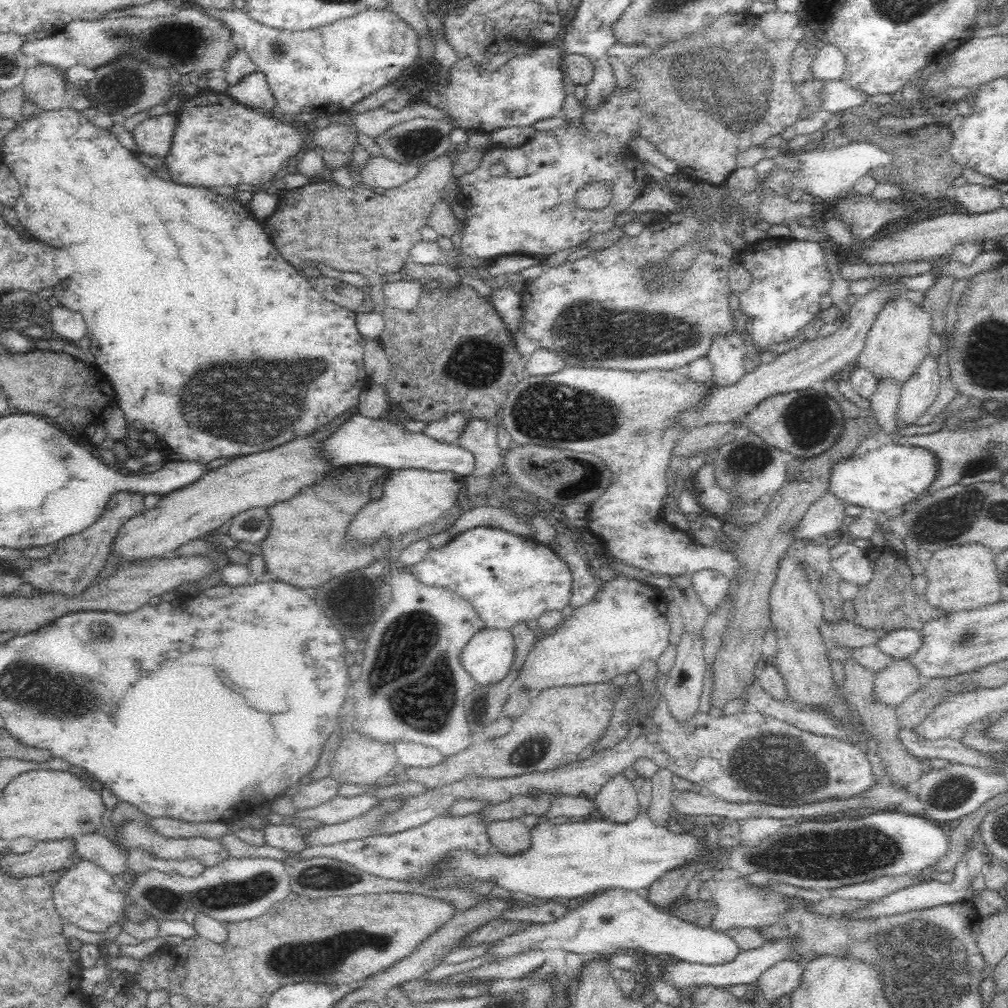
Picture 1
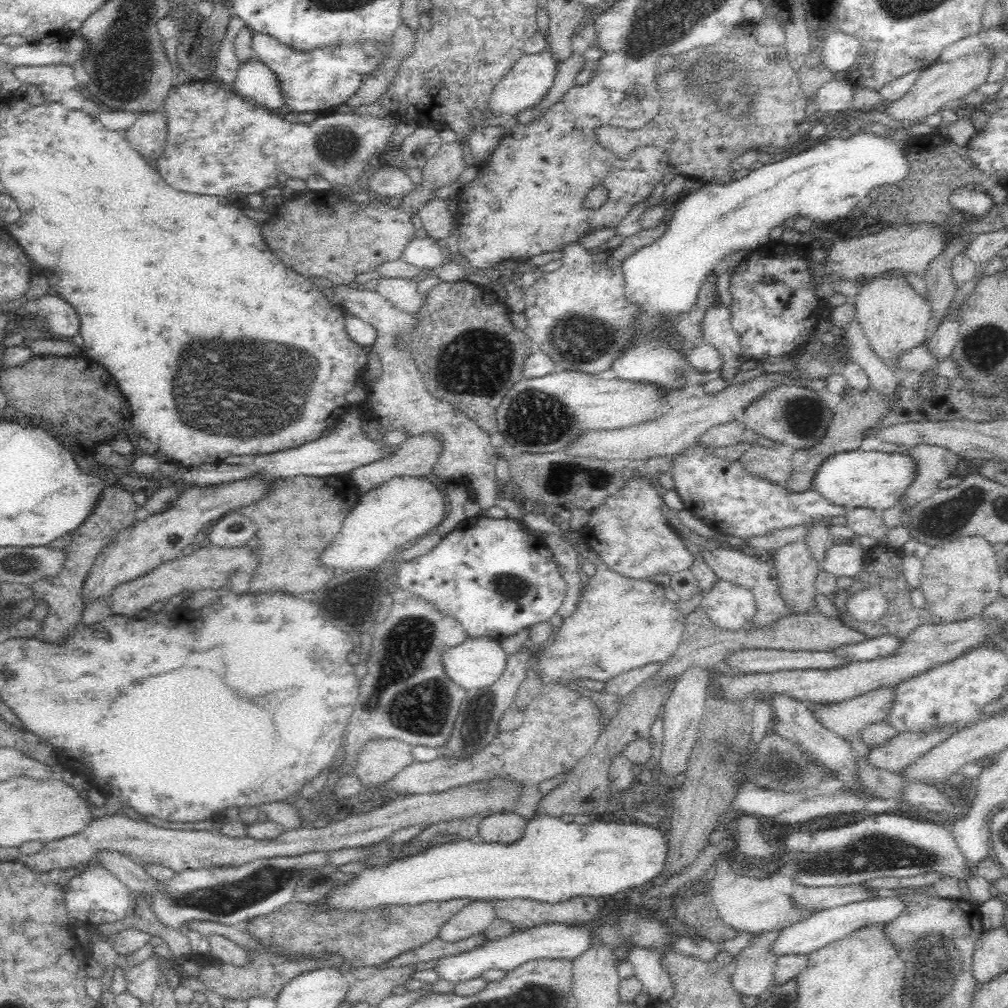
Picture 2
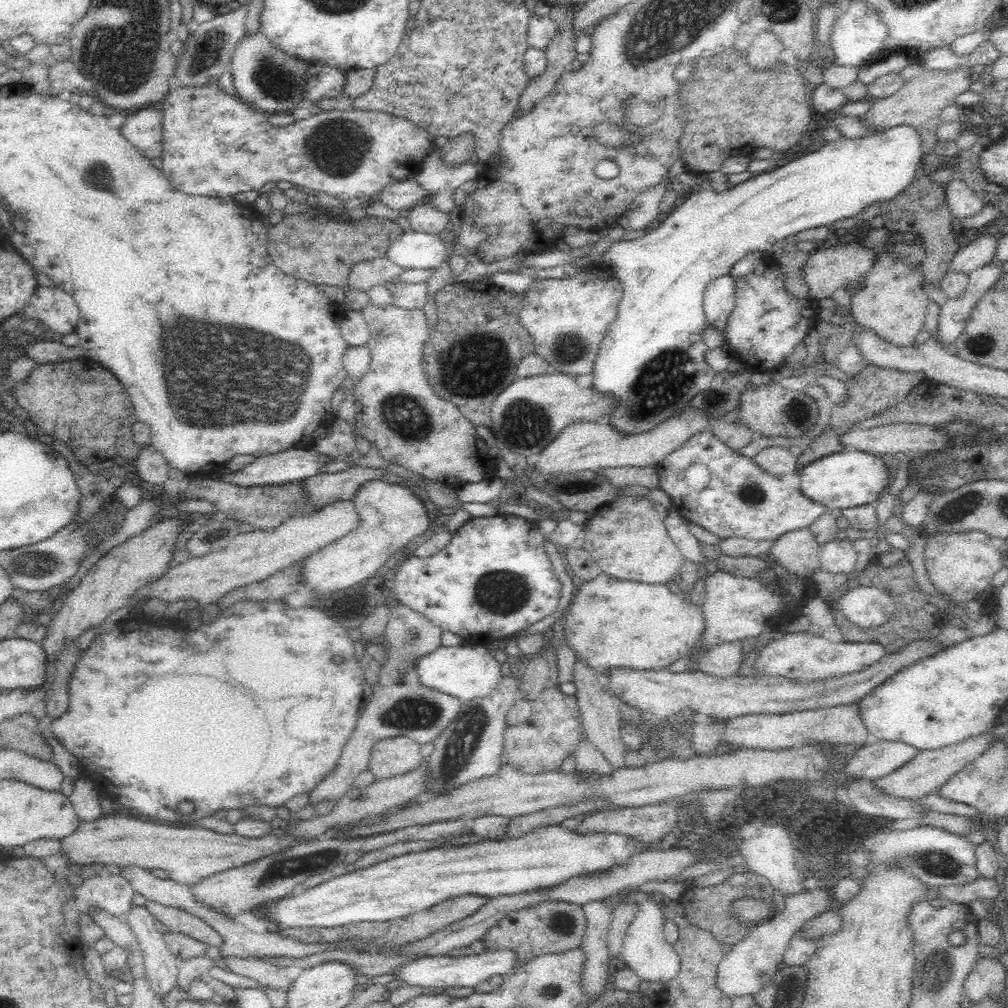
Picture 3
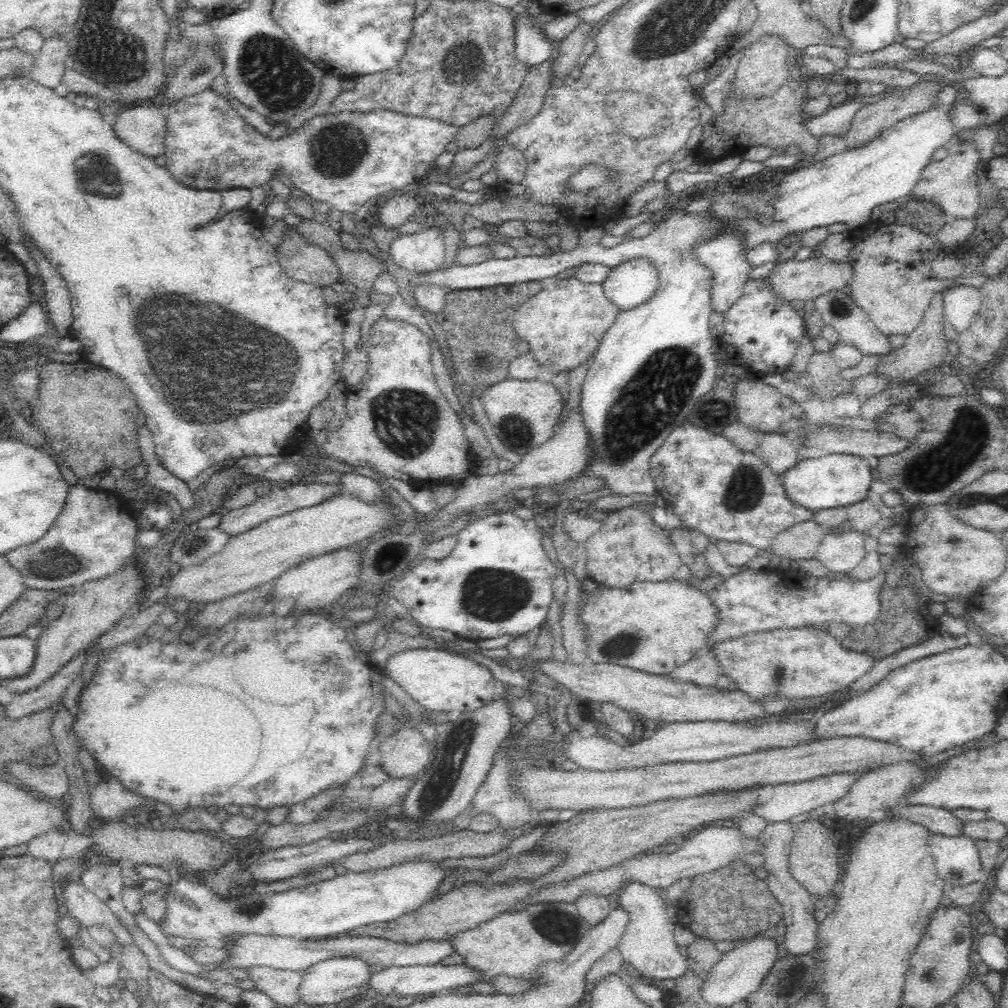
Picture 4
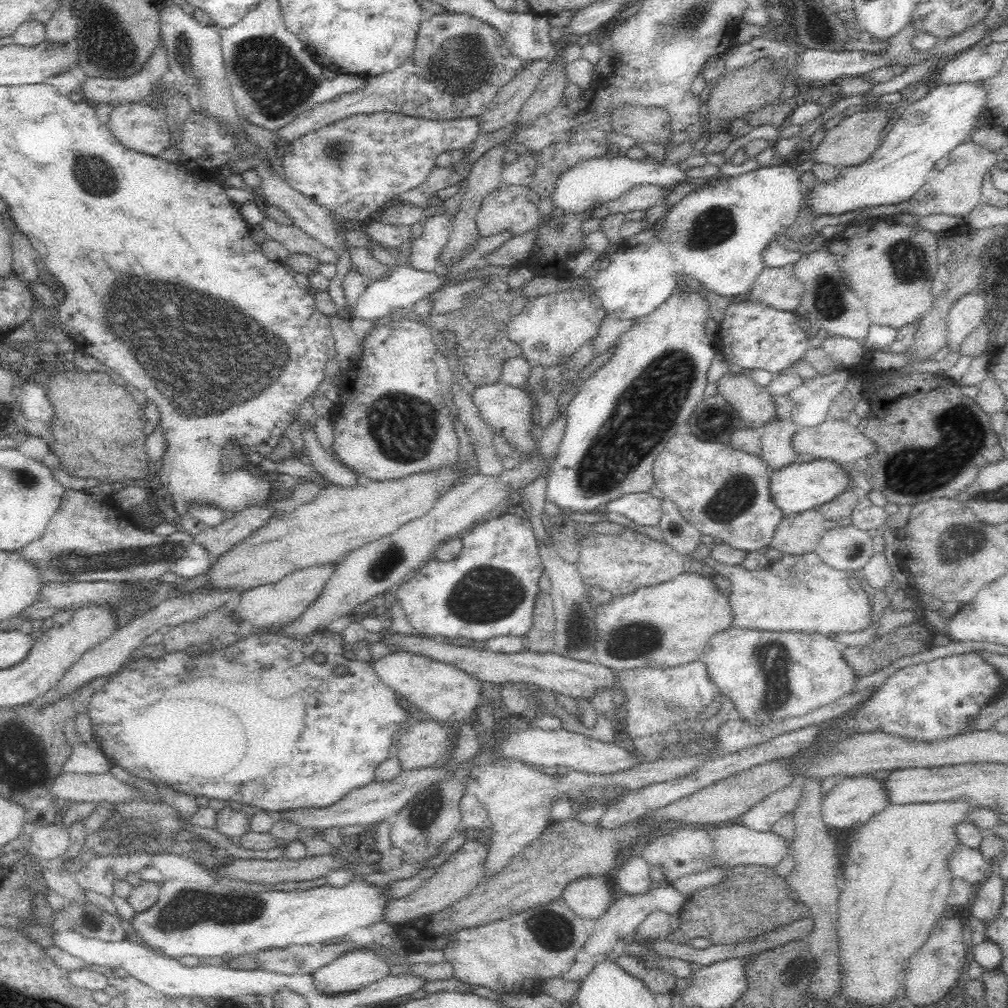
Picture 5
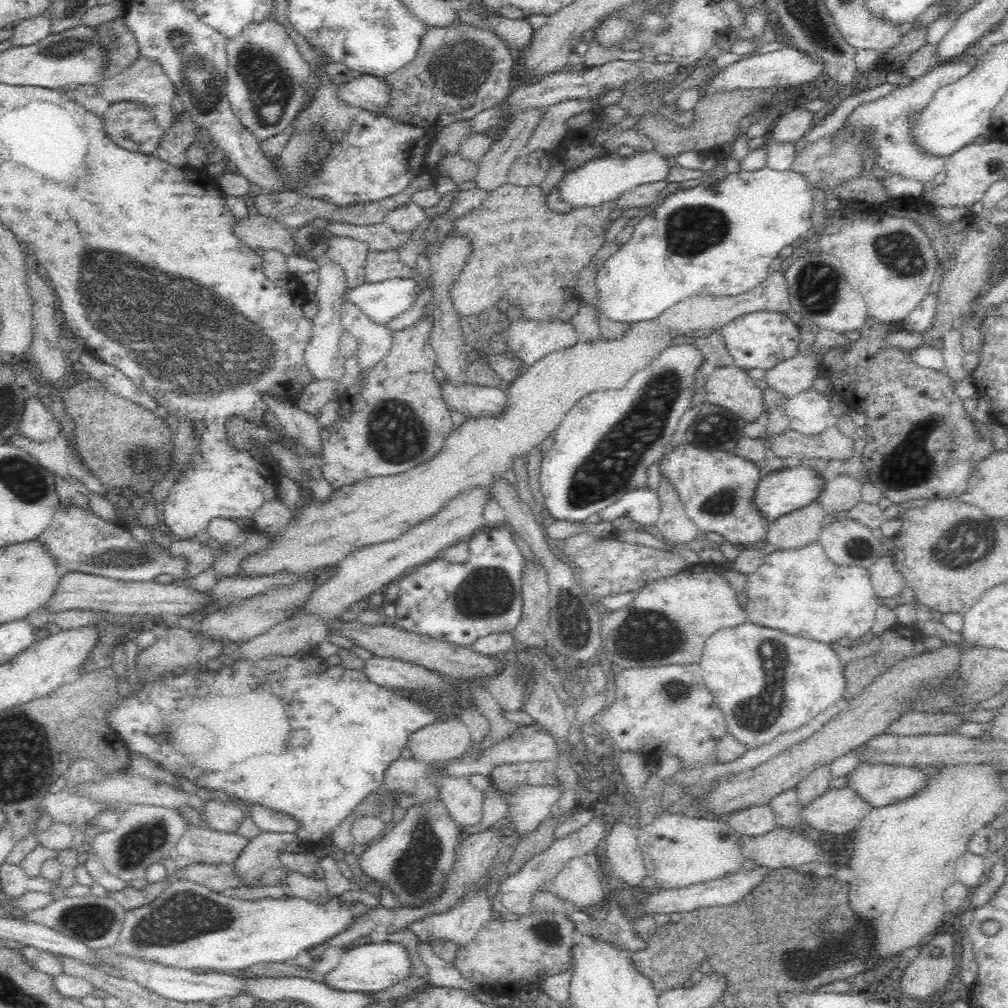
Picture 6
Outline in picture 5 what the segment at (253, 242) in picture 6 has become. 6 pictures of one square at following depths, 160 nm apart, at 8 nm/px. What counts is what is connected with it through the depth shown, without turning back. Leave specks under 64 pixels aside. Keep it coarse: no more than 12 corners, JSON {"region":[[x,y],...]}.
{"region":[[265,217],[258,226],[290,255],[305,254],[336,263],[336,251],[294,224]]}

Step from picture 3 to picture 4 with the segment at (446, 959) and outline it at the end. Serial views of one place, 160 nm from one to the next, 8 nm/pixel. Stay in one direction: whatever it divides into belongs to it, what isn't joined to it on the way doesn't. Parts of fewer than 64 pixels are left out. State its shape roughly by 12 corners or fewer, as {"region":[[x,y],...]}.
{"region":[[466,965],[403,966],[372,973],[374,994],[414,999],[474,984]]}

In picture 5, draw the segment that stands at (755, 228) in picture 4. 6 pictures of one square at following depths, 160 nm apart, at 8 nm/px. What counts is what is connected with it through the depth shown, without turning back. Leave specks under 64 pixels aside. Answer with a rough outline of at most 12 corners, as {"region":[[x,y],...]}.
{"region":[[931,85],[866,162],[804,192],[818,217],[910,200],[987,117]]}

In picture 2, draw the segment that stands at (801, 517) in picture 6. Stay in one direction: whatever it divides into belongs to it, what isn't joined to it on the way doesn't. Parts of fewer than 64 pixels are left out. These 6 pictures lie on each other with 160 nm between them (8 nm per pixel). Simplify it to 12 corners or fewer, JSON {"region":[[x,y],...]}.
{"region":[[805,539],[776,550],[782,598],[794,613],[815,608],[821,566]]}

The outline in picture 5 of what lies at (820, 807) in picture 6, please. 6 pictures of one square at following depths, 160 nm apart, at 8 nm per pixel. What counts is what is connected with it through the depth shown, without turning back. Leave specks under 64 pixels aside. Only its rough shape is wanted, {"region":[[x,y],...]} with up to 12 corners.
{"region":[[844,777],[821,801],[828,829],[866,823],[888,805],[880,780]]}

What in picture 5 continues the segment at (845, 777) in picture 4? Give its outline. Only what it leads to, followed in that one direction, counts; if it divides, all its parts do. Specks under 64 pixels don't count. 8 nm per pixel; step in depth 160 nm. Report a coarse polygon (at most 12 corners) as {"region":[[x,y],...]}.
{"region":[[800,784],[754,804],[735,822],[756,832],[772,831],[793,812]]}

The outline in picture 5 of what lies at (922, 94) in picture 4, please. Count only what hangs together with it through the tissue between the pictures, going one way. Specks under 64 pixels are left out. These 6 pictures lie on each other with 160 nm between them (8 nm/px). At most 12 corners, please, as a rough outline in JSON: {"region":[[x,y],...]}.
{"region":[[892,106],[828,129],[812,164],[855,167],[879,147]]}

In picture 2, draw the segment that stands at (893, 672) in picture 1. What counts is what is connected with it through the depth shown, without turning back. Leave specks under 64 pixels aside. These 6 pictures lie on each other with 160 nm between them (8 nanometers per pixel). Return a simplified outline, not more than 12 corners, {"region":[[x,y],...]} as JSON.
{"region":[[894,686],[842,702],[810,704],[812,717],[848,742],[854,755],[871,748],[861,732],[886,718]]}

